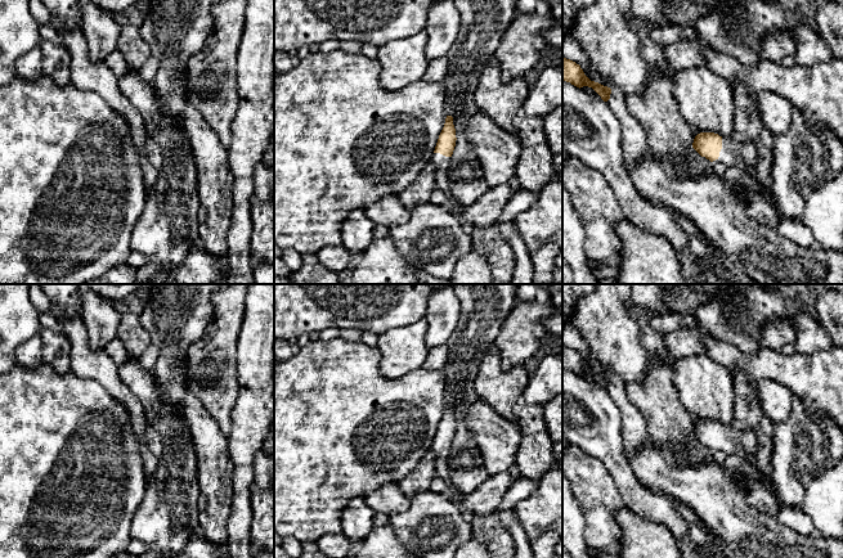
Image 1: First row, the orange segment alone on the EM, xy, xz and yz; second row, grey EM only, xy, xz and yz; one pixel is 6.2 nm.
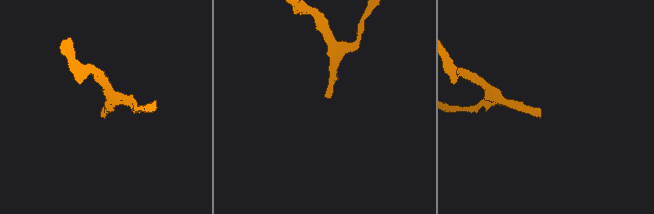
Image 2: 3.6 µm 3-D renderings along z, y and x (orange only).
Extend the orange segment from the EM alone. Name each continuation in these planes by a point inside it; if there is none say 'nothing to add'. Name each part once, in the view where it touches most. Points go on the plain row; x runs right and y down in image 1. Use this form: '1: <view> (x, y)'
1: yz (744, 444)

